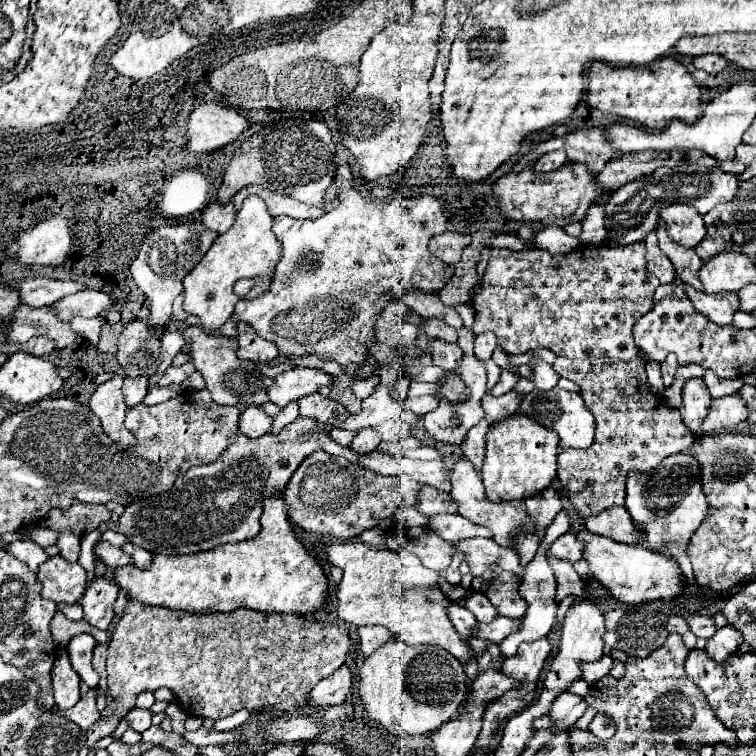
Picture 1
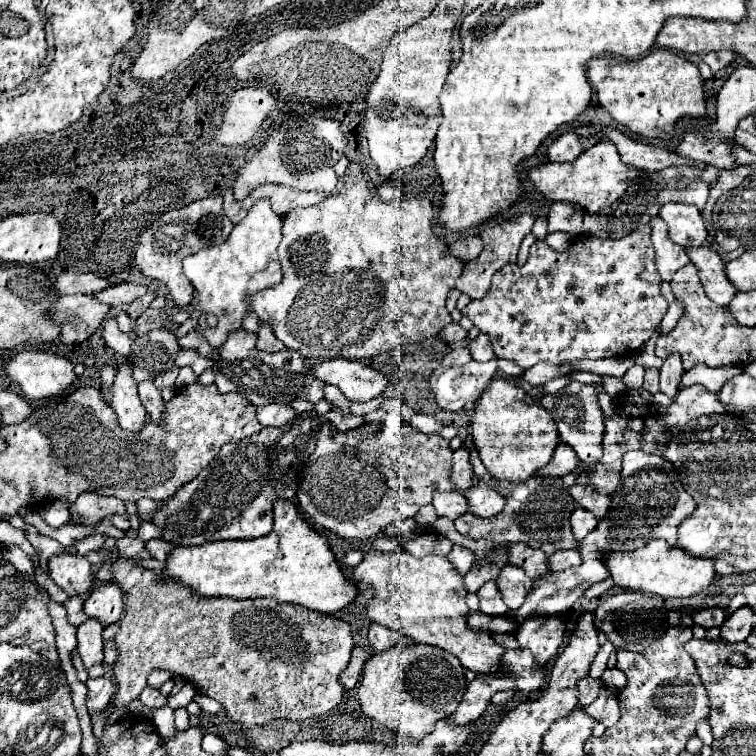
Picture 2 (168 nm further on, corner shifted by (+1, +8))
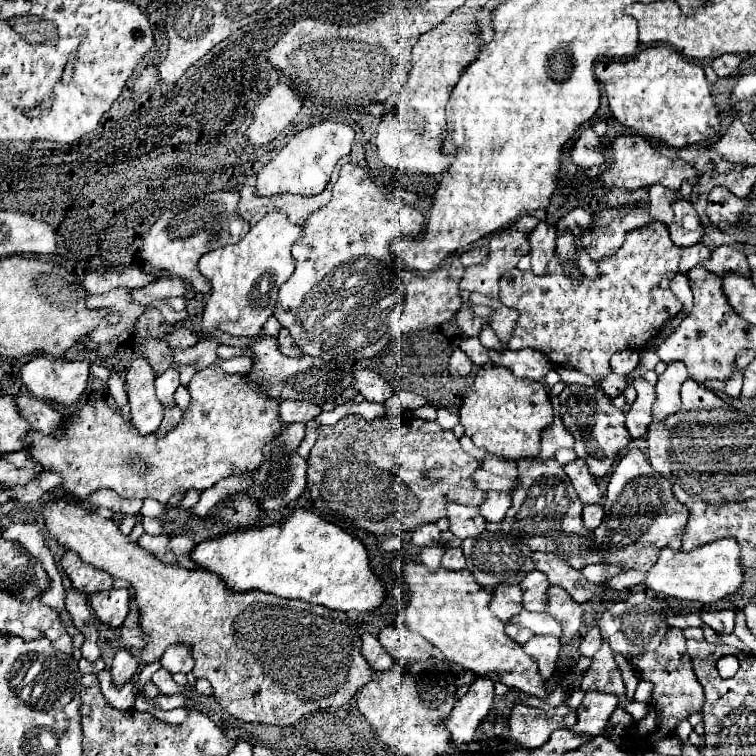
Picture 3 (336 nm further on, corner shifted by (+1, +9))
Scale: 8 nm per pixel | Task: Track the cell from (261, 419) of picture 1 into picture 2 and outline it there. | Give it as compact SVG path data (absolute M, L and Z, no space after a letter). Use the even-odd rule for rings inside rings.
M271 403L271 405L257 407L257 419L261 421L263 427L269 427L269 425L271 427L281 427L287 421L291 421L293 417L295 417L295 411L289 405Z

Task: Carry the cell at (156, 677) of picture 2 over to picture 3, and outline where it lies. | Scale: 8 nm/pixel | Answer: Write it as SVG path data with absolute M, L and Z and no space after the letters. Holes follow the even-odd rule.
M173 644L161 656L161 664L171 674L175 674L175 672L187 674L187 672L193 670L195 660L193 660L193 654L191 654L191 648L189 646L185 646L185 644Z

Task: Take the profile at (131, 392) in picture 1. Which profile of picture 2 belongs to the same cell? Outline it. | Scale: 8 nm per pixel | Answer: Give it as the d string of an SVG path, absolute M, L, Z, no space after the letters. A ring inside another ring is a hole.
M153 379L141 381L137 385L137 389L139 389L139 399L143 401L143 407L149 411L149 417L153 421L159 421L161 419L161 413L165 411L165 403L163 403L163 399L159 395L159 389L155 387Z

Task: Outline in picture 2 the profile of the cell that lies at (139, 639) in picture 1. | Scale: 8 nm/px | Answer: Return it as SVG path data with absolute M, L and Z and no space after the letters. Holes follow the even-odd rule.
M119 557L119 561L113 561L111 565L113 577L124 593L125 607L119 631L113 639L119 651L119 657L113 663L117 691L113 701L103 709L105 715L129 707L129 703L141 695L147 675L155 669L181 675L185 681L193 683L201 695L219 701L225 711L233 715L233 721L247 725L265 725L271 719L301 721L325 715L325 711L341 701L345 689L339 685L337 675L347 667L353 649L351 627L341 623L341 619L291 603L281 605L273 599L201 599L199 595L193 595L193 591L157 579L155 571L147 571L127 557Z

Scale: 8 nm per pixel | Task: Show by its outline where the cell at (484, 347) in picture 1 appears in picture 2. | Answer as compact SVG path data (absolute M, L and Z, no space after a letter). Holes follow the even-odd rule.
M479 333L479 337L469 343L469 351L475 361L489 361L495 357L495 353L491 349L491 339L487 333Z

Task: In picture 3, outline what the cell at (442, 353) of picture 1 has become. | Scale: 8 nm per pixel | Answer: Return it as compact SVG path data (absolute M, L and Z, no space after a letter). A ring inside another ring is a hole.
M457 348L451 358L449 358L449 372L453 376L469 376L473 372L473 364L471 360Z

